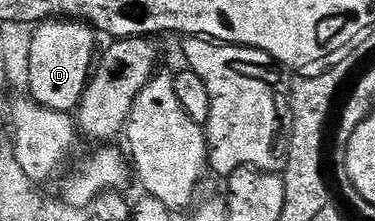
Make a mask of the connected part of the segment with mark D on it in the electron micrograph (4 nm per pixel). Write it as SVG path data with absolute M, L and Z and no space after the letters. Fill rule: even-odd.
M47 19L33 28L34 36L30 39L30 52L26 55L26 83L30 86L29 98L39 103L44 109L77 112L78 102L86 91L90 81L92 68L96 63L96 47L94 51L94 38L96 32L88 23L76 19Z

